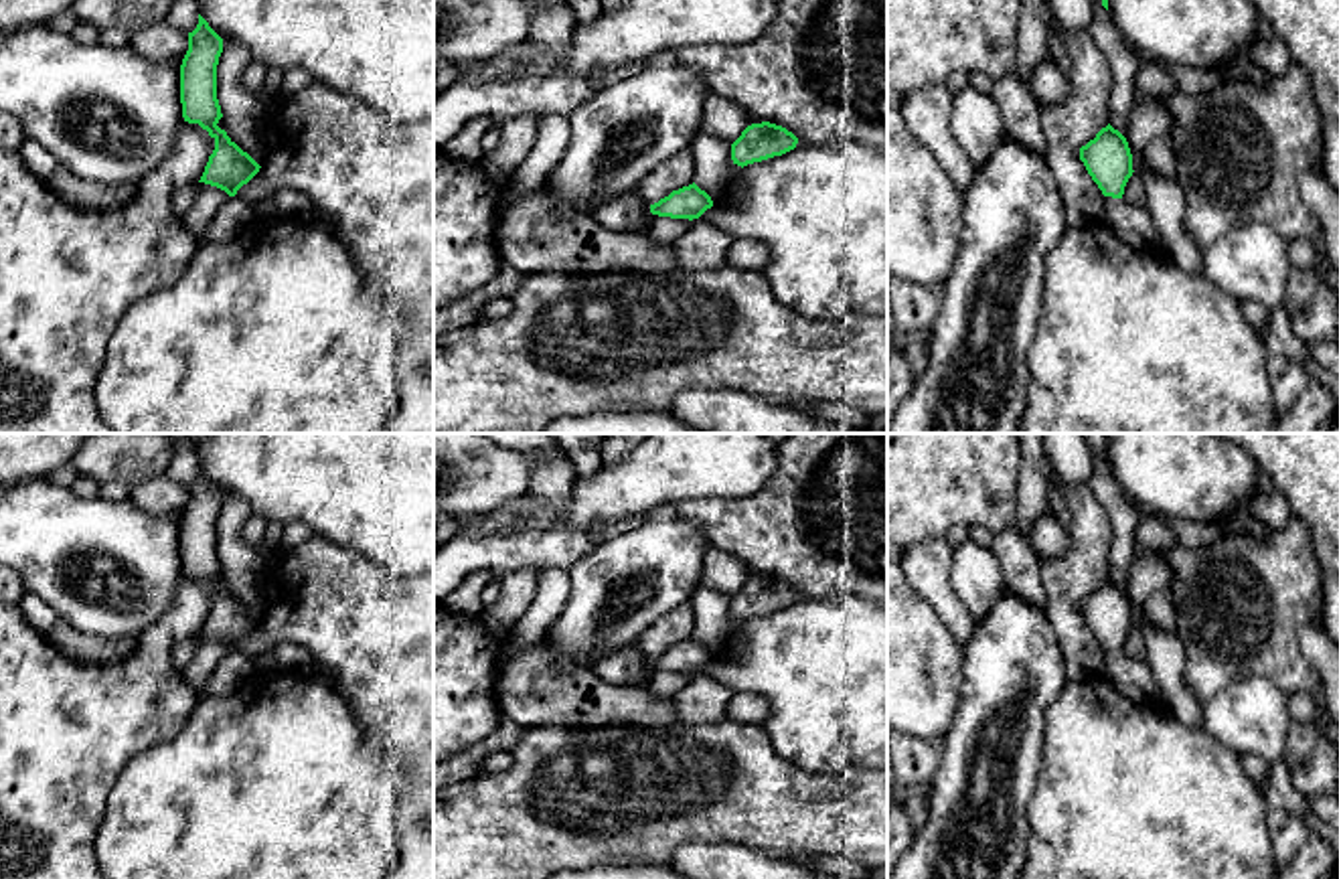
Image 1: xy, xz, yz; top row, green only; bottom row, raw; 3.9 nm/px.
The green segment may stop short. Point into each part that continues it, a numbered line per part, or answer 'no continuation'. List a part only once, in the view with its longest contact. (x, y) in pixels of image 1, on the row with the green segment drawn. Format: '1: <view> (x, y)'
1: yz (1131, 223)

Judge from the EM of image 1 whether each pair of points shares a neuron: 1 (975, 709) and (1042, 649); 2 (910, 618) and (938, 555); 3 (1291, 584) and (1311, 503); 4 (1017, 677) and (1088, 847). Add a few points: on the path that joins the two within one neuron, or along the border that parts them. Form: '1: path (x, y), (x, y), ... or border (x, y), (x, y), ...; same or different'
1: path (991, 699), (1026, 665); same
2: border (908, 580), (951, 632); different
3: border (1293, 515), (1309, 531), (1317, 560); different
4: border (1060, 693), (1046, 711), (1042, 762), (1034, 784); different

